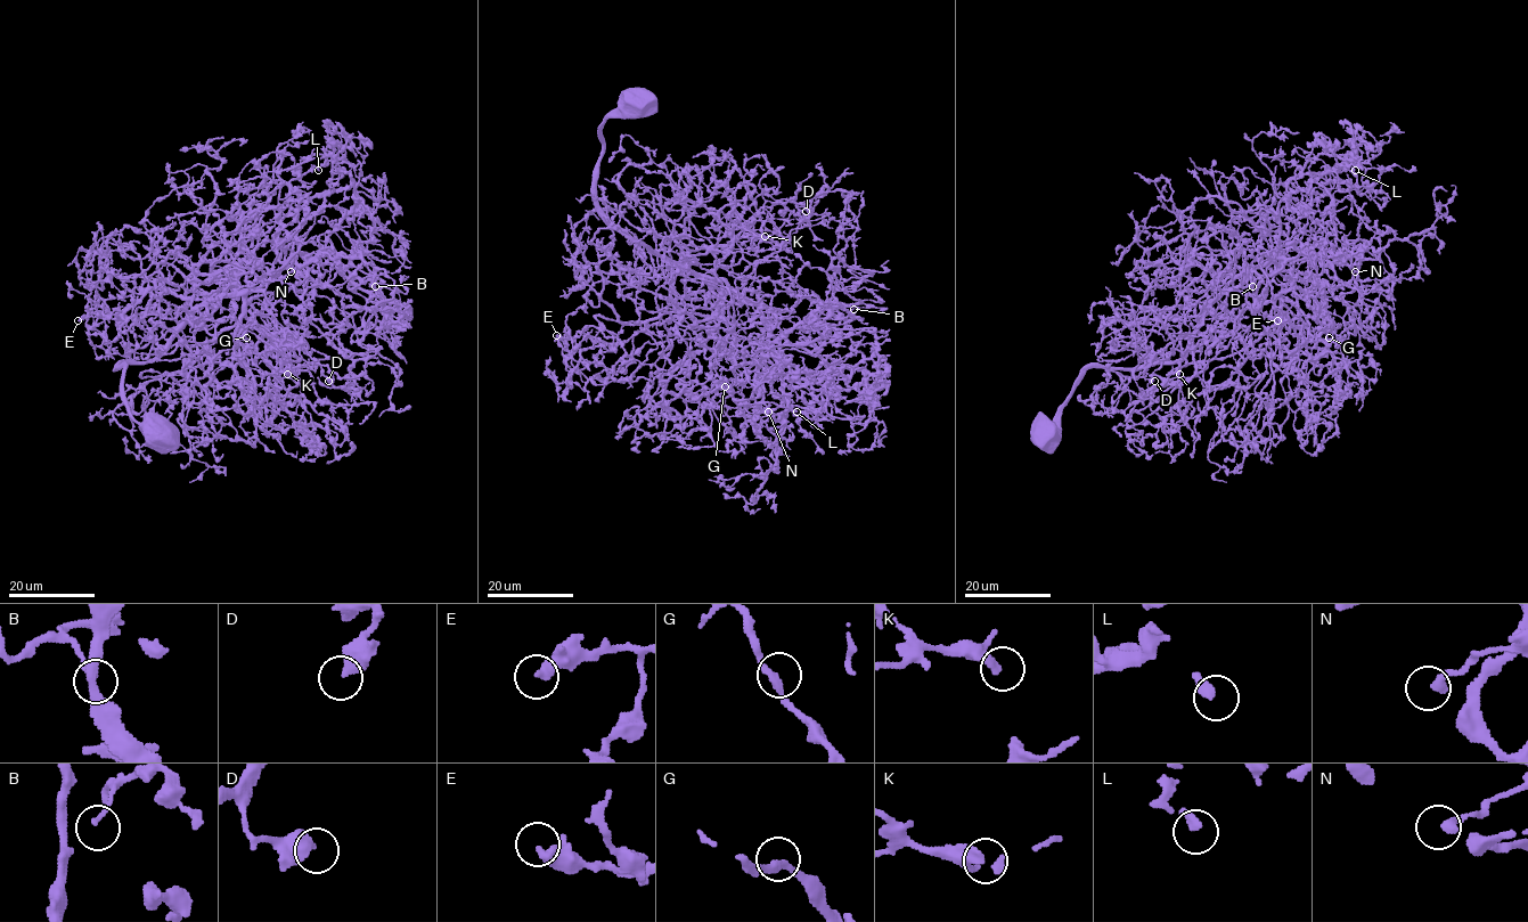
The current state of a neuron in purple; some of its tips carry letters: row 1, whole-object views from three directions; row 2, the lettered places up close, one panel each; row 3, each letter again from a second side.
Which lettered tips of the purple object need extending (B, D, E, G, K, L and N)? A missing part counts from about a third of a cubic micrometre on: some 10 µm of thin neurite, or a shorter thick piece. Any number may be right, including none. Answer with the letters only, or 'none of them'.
L

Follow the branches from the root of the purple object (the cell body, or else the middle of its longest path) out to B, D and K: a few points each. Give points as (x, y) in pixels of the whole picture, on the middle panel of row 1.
B: (639, 99), (601, 129), (596, 202), (613, 223), (721, 278), (770, 341), (781, 309), (803, 298), (854, 309)
D: (639, 99), (603, 122), (596, 202), (720, 278), (719, 311), (715, 271), (767, 259), (806, 211)
K: (639, 99), (603, 122), (598, 210), (720, 278), (719, 311), (712, 250), (730, 246), (719, 211), (765, 236)

